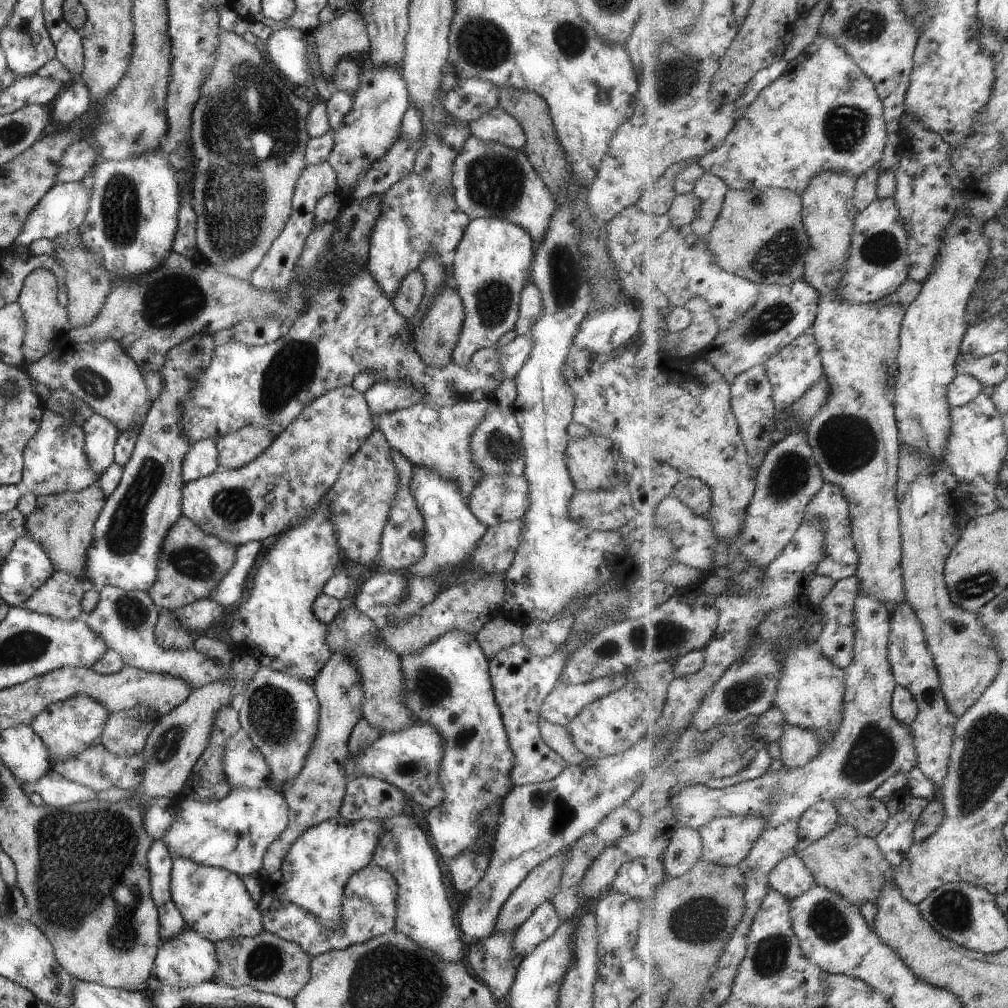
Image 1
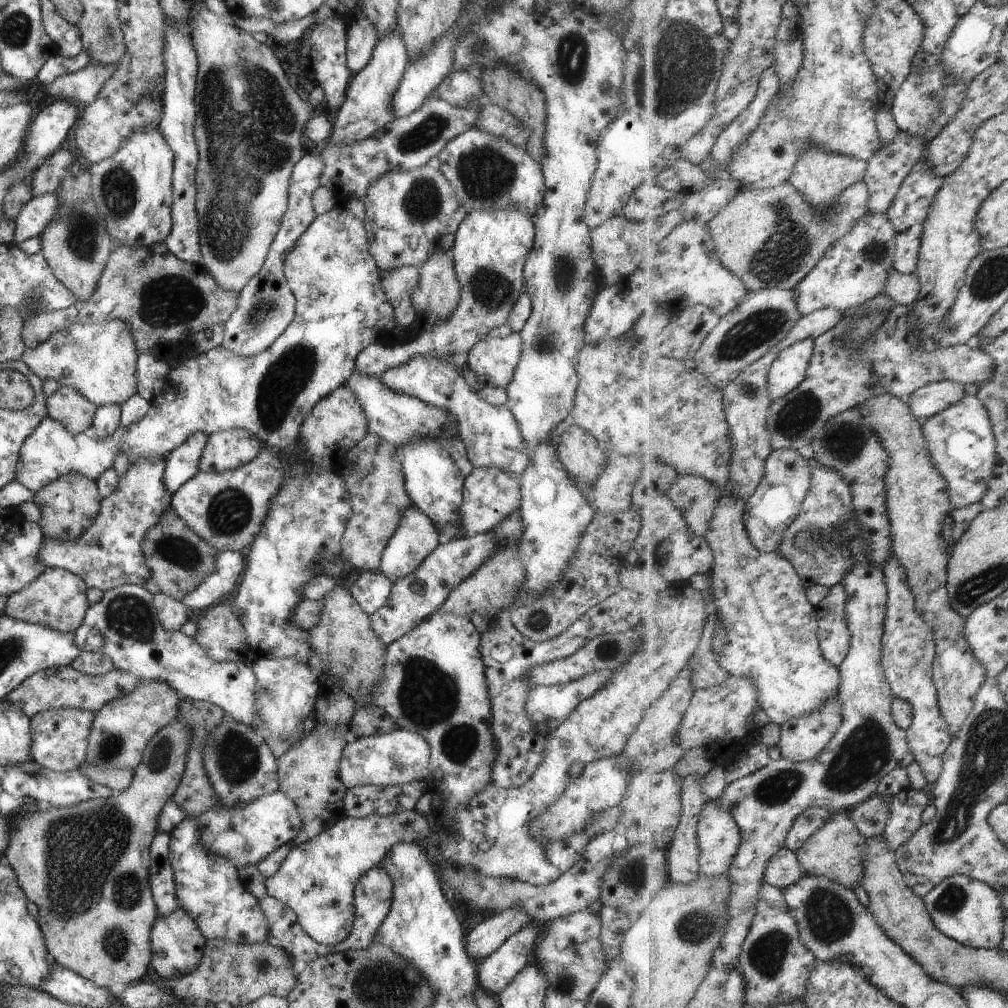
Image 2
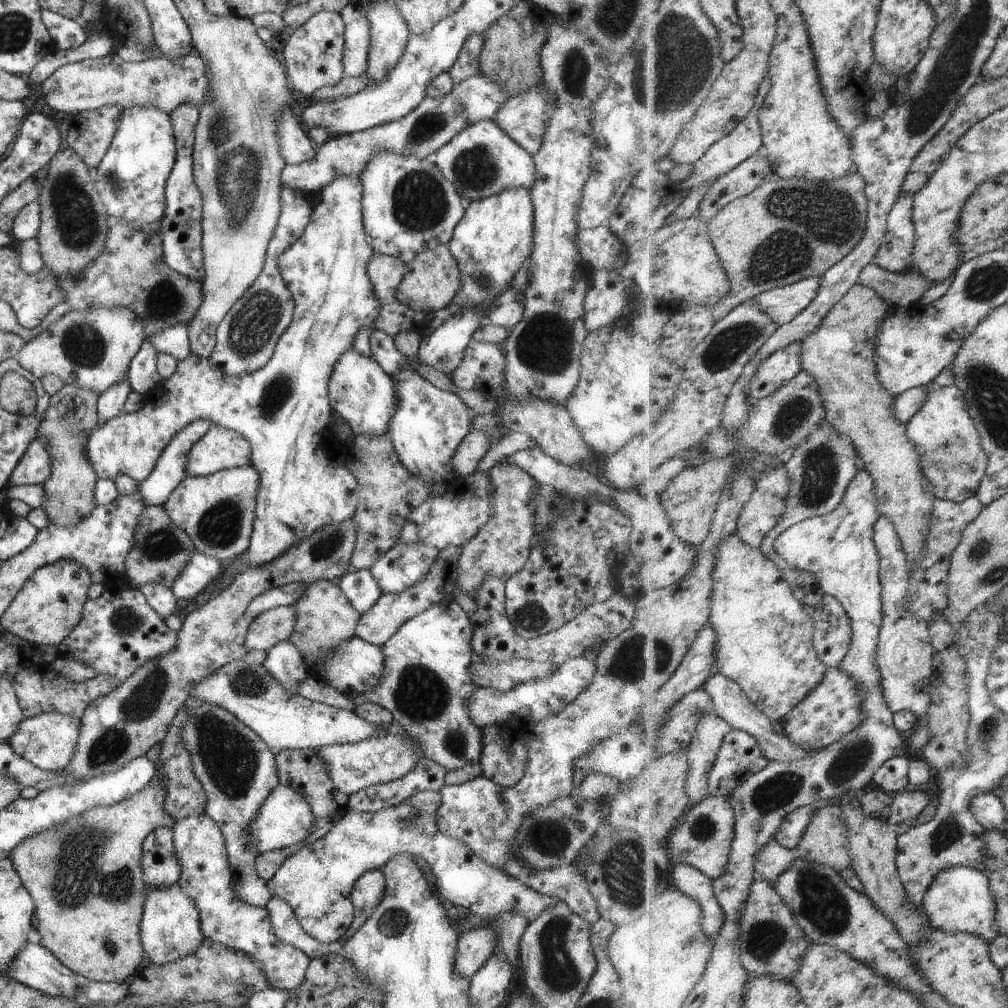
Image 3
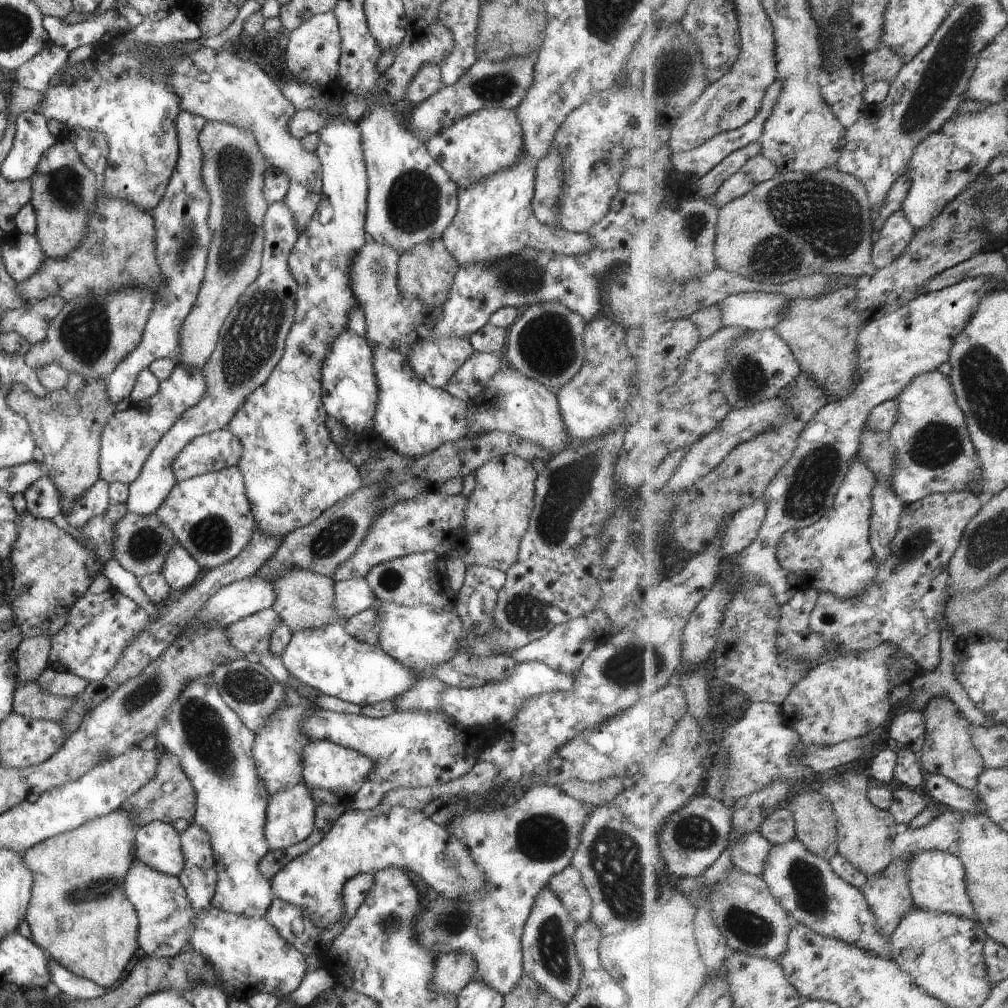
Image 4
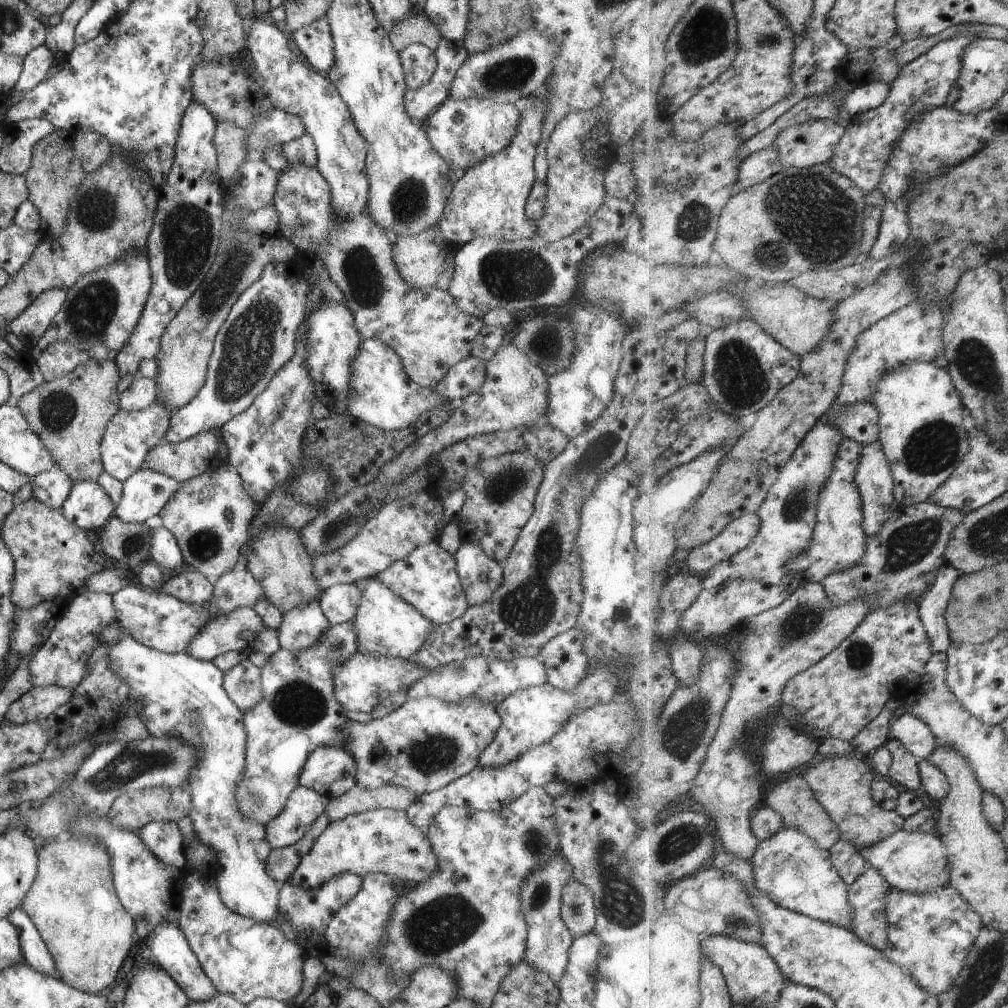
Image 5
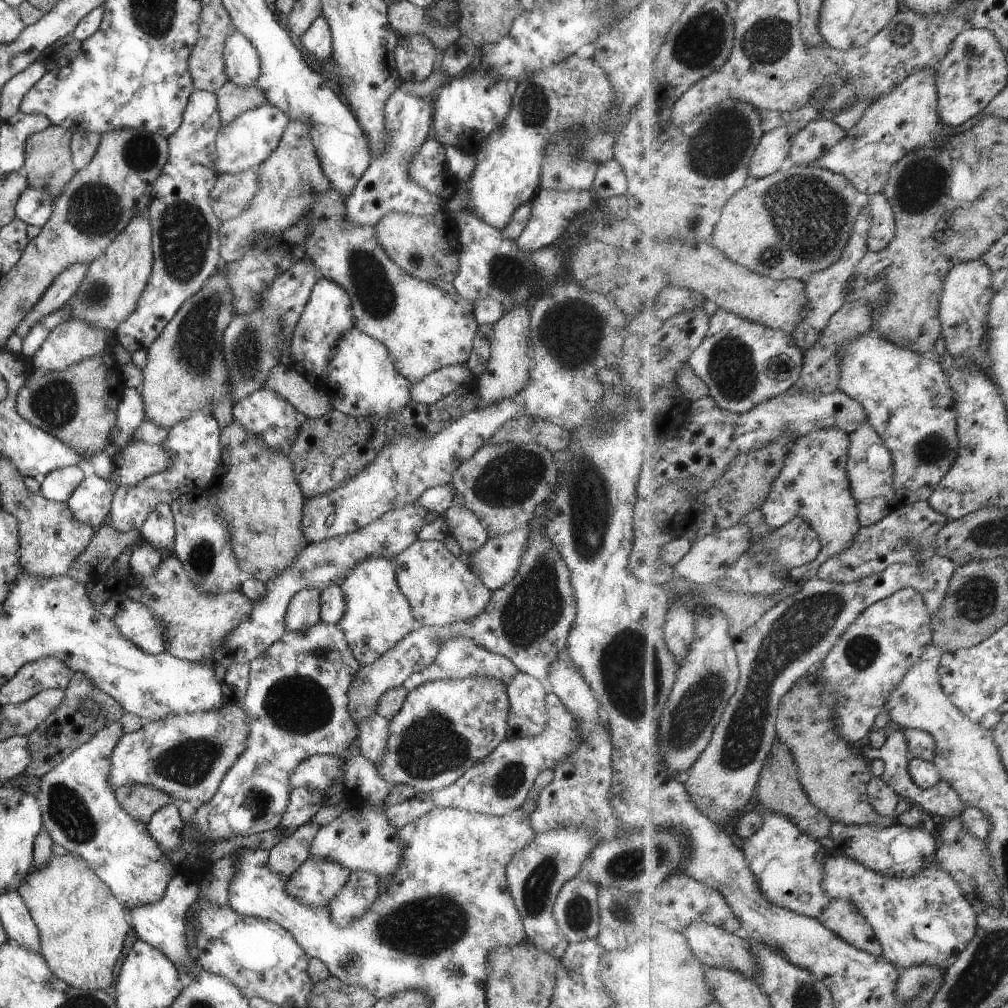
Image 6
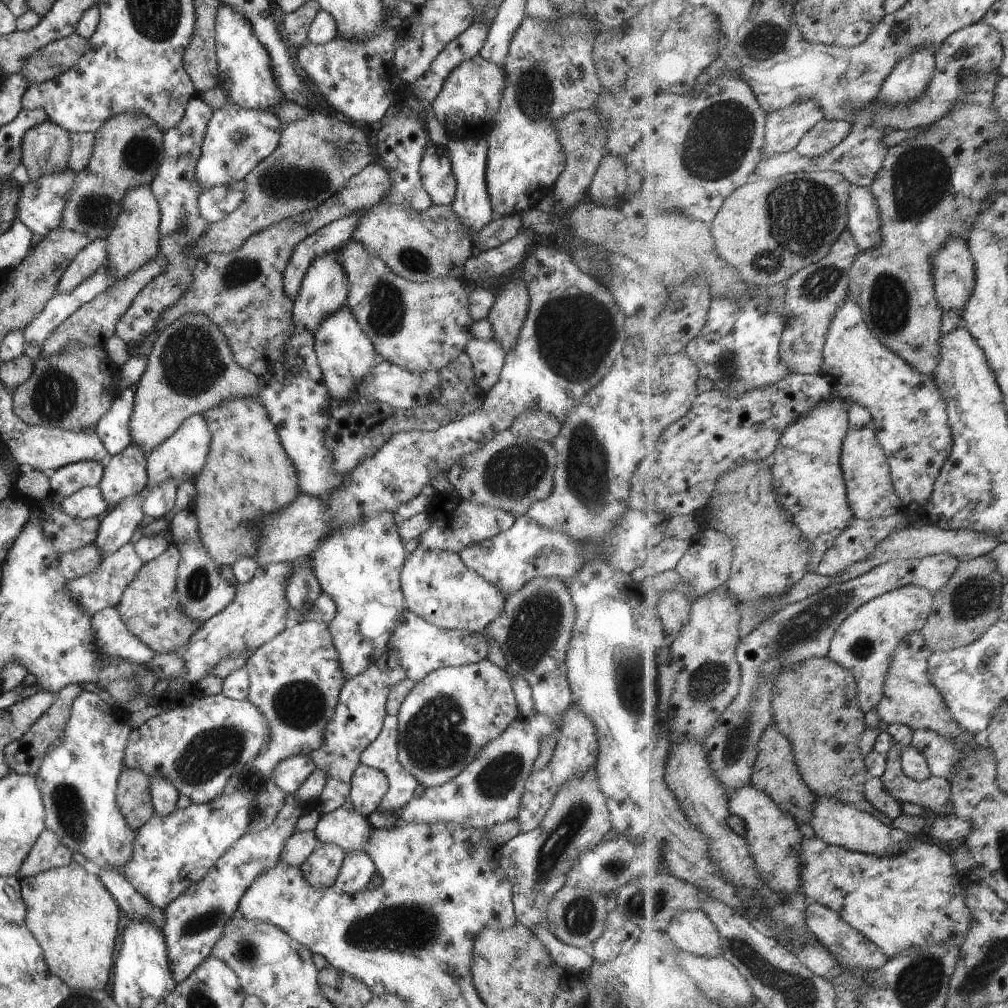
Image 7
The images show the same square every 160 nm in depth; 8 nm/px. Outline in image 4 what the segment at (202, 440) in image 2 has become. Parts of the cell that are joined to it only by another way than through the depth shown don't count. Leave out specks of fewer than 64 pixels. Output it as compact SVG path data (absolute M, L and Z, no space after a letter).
M283 200L267 206L263 221L262 260L257 279L239 296L219 328L213 352L202 367L204 392L201 398L177 416L155 444L137 478L128 486L125 500L127 513L146 516L154 514L169 490L175 485L171 460L193 438L204 433L225 429L237 408L247 396L259 388L281 359L287 332L293 325L296 283L288 272L287 260L298 238L295 220Z

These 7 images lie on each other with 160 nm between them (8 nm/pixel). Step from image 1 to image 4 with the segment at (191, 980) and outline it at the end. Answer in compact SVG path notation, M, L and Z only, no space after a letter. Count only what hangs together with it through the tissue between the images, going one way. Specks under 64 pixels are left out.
M133 856L125 872L121 890L137 916L137 945L147 956L173 957L187 948L191 932L193 910L185 898L185 892L175 876L162 874L148 868Z

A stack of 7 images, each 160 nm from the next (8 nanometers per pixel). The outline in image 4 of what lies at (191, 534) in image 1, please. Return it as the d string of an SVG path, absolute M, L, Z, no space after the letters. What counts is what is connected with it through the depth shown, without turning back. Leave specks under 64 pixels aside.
M126 513L123 518L115 522L113 532L115 532L115 540L113 540L112 558L117 560L123 570L131 572L139 579L145 574L160 572L165 554L177 543L171 530L166 528L165 524L161 524L154 514L137 516L137 514Z

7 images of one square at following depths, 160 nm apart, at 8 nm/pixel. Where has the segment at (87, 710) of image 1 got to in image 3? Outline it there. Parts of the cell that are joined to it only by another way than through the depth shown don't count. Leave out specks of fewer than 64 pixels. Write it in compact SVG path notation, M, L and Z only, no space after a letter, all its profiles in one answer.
M55 711L42 712L23 719L7 744L15 754L22 756L33 766L44 771L61 771L69 764L73 756L79 725L80 720L77 717Z

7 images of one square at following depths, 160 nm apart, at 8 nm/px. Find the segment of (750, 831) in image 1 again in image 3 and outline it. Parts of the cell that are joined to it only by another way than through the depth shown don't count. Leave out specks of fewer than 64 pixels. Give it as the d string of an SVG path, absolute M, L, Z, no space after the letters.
M707 796L694 807L690 806L666 841L671 854L671 864L695 865L710 879L718 879L730 863L732 843L736 837L735 823L734 808L730 800L725 797Z

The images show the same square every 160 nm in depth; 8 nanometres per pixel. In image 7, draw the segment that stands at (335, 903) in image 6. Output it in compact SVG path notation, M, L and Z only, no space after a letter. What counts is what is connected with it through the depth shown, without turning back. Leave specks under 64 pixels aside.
M361 850L345 852L332 888L336 892L347 894L364 891L374 871L373 862L365 852Z

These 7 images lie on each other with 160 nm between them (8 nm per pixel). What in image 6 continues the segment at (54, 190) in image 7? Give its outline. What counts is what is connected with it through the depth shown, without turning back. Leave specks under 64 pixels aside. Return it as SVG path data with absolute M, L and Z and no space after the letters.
M25 188L16 200L15 218L41 228L52 211L53 199L48 194L47 189Z

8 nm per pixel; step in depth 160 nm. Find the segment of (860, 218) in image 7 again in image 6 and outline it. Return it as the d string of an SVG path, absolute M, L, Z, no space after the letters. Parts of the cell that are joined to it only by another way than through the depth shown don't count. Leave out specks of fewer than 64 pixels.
M884 192L862 199L867 200L872 216L869 248L878 253L885 250L895 238L897 230L895 211Z

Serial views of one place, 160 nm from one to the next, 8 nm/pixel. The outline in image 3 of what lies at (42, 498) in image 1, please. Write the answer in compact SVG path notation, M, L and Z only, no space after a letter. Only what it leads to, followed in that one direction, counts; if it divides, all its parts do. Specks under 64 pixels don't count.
M64 384L50 396L47 410L43 412L43 418L37 426L36 437L43 438L49 457L50 472L41 485L45 498L40 506L48 518L48 524L59 527L75 526L81 518L89 516L89 512L95 507L93 490L97 478L83 450L89 435L99 425L97 397L98 393L93 390L77 384Z

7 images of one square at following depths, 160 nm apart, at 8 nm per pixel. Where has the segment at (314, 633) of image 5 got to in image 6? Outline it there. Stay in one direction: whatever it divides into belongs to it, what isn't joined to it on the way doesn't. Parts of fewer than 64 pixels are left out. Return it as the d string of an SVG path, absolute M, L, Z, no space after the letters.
M301 589L289 599L283 617L286 631L300 631L320 620L320 593L315 589Z

